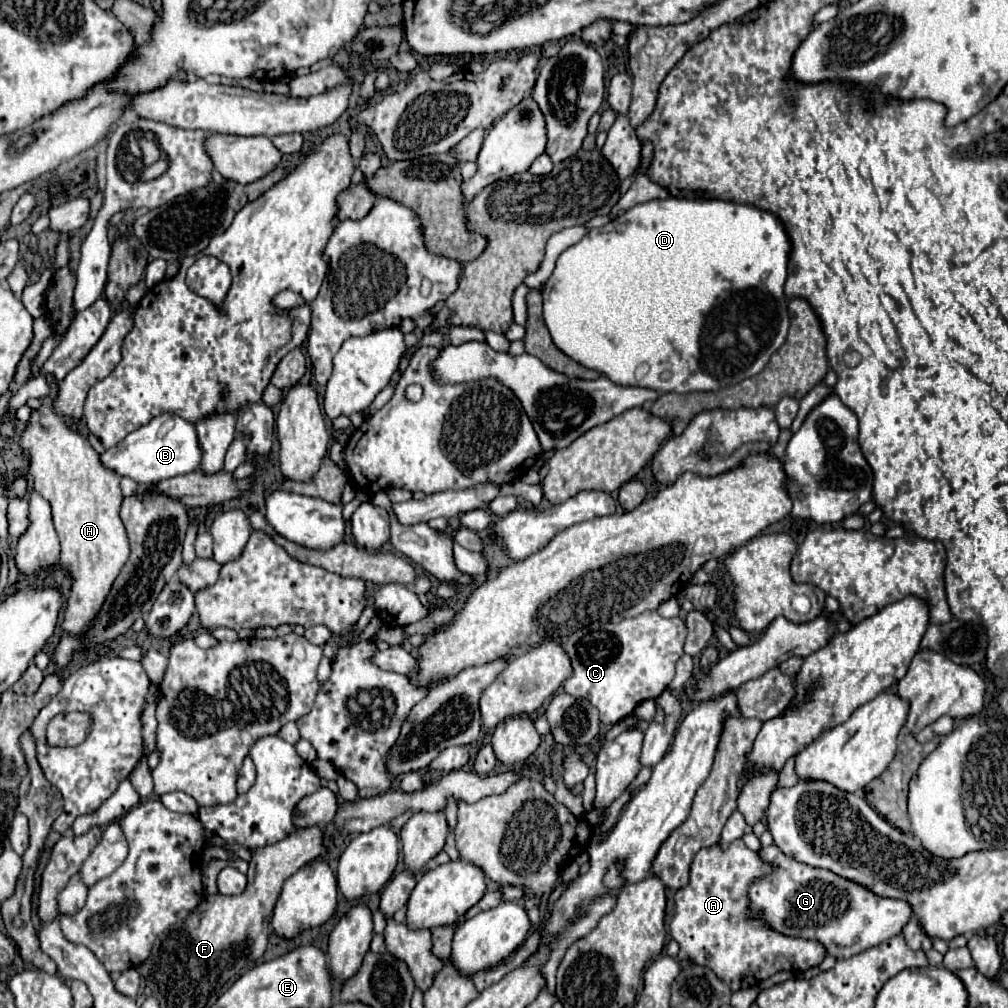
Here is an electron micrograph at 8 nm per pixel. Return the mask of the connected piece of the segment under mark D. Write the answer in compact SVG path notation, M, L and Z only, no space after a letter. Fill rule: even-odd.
M667 198L667 200L651 200L647 204L639 204L631 210L627 210L623 216L611 220L609 224L601 228L591 228L587 236L569 246L561 256L557 258L557 266L551 274L551 278L543 284L543 320L549 328L553 344L567 354L571 360L583 364L585 368L597 370L605 374L611 382L619 386L641 386L657 390L659 394L665 392L709 392L709 390L721 390L725 386L733 386L745 378L751 378L763 370L767 360L773 352L777 352L789 330L789 312L787 312L787 300L783 294L783 286L787 280L787 260L791 252L791 242L785 234L785 228L781 220L771 214L763 212L761 208L747 206L747 204L735 204L735 202L723 202L723 200L687 200L687 198ZM639 368L645 368L645 374L639 374Z

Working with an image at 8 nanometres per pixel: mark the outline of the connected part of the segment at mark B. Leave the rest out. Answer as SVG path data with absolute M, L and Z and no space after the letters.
M161 414L149 424L133 430L117 446L101 454L101 464L119 476L129 476L137 484L151 484L177 474L195 472L199 468L201 450L195 436L195 426L175 414Z

